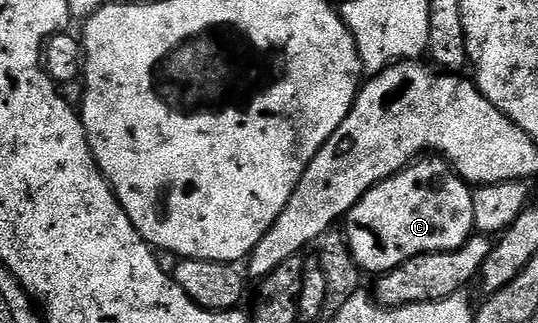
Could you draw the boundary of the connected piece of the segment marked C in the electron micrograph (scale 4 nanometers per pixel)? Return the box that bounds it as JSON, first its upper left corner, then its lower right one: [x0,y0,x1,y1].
[347,157,476,277]

